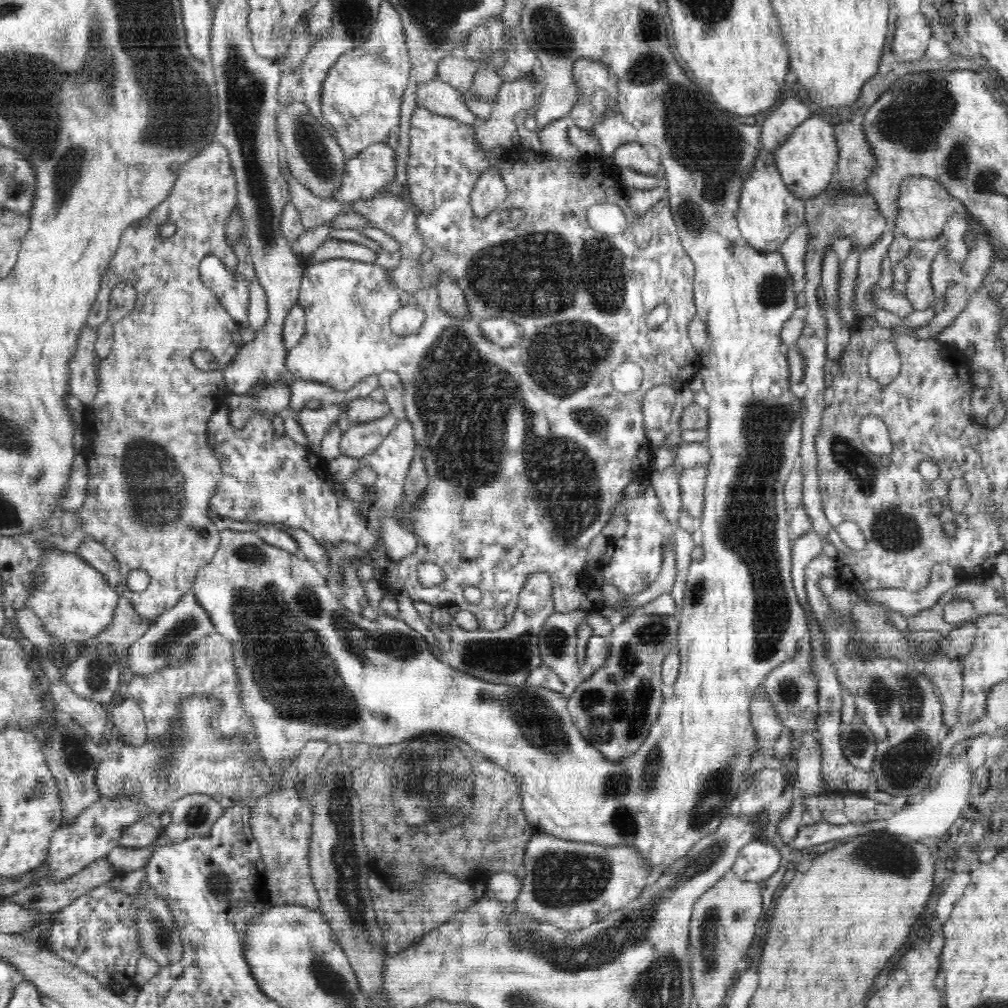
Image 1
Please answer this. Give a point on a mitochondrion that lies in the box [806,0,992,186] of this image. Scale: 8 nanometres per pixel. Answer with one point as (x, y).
(915, 119)

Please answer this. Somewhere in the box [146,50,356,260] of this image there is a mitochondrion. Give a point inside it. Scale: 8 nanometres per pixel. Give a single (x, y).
(313, 142)

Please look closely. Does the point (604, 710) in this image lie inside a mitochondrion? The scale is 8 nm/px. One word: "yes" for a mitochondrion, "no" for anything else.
yes

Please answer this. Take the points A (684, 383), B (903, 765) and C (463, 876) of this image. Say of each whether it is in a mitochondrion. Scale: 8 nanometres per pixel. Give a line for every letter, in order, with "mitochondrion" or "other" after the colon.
A: other
B: mitochondrion
C: other

